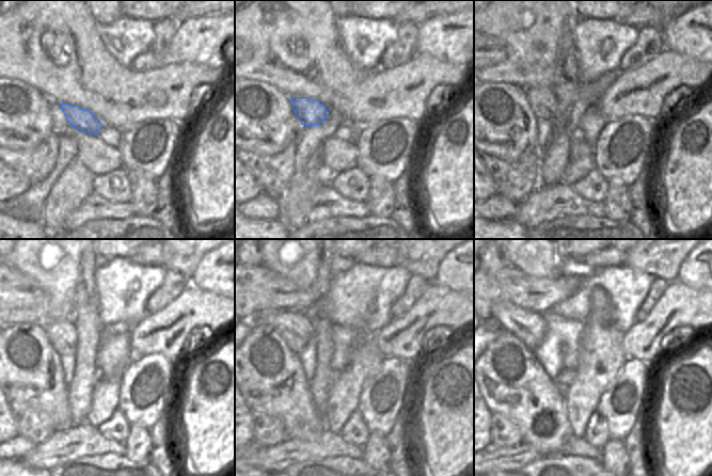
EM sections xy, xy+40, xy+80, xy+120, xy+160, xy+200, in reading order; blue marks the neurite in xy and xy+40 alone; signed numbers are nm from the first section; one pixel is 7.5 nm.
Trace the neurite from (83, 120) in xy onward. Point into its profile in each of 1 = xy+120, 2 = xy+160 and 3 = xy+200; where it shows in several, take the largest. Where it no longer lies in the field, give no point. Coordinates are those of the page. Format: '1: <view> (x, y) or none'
1: xy+120 (62, 335)
2: xy+160 (296, 329)
3: xy+200 (531, 328)

